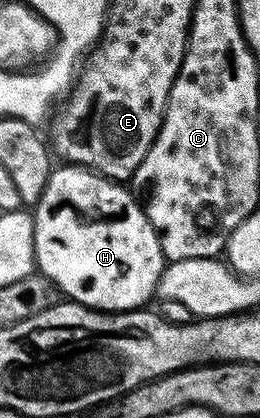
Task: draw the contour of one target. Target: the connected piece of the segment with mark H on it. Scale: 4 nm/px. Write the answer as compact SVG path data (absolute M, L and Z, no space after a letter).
M65 163L53 167L42 198L34 205L34 248L36 268L49 285L61 288L69 301L84 304L98 312L135 312L156 296L165 259L158 234L150 226L141 201L127 192L123 183L110 180L90 168Z

